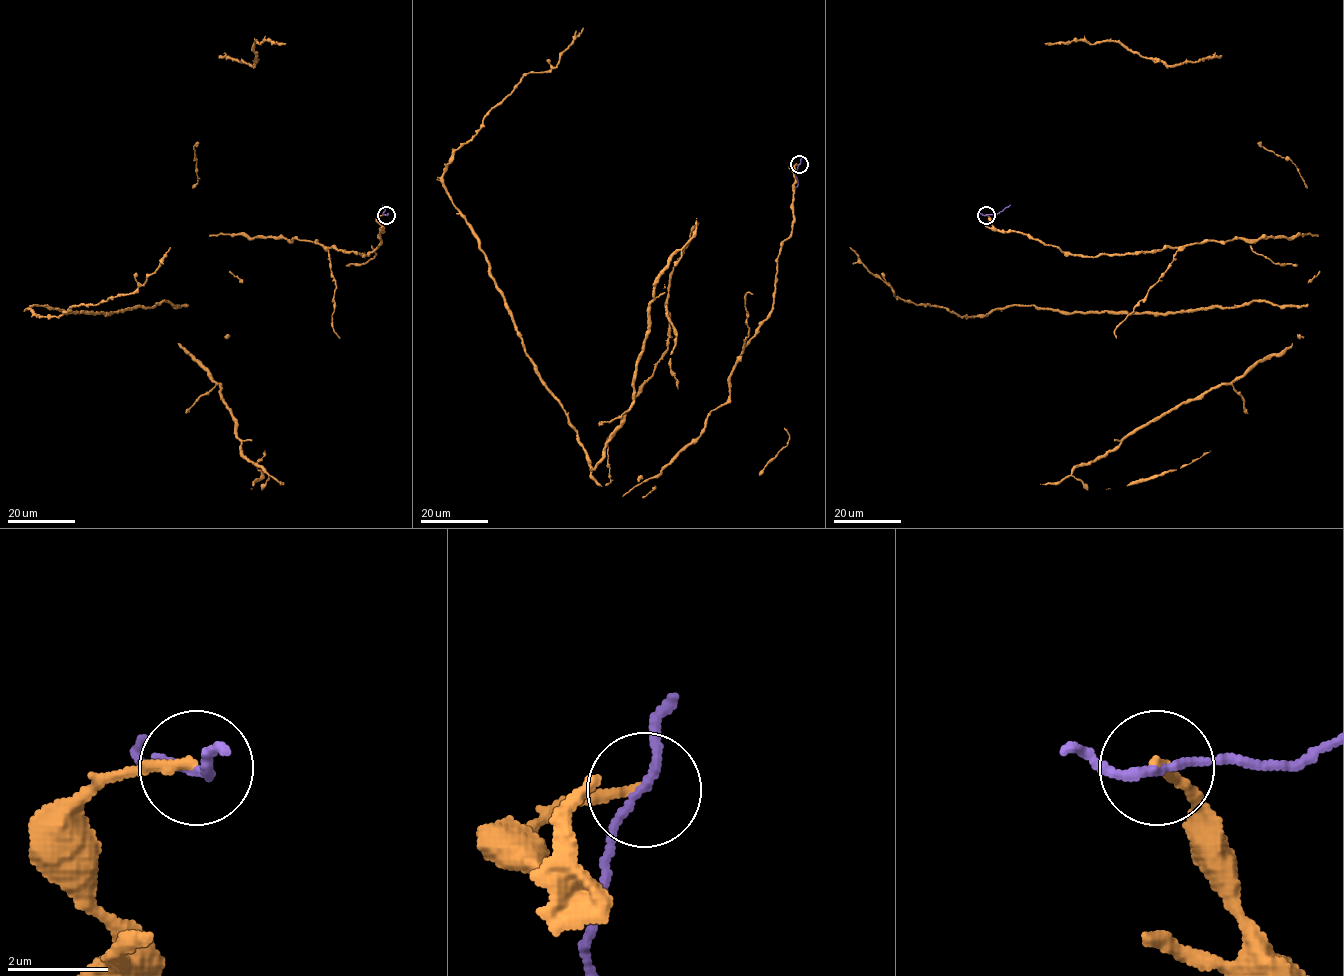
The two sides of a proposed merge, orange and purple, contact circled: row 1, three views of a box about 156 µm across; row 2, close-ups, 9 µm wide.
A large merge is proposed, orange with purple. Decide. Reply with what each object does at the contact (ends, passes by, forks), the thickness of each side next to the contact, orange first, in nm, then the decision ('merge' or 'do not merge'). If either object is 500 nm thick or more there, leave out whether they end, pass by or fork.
orange ends; purple passes by; calibres 200 and 150 nm; do not merge

